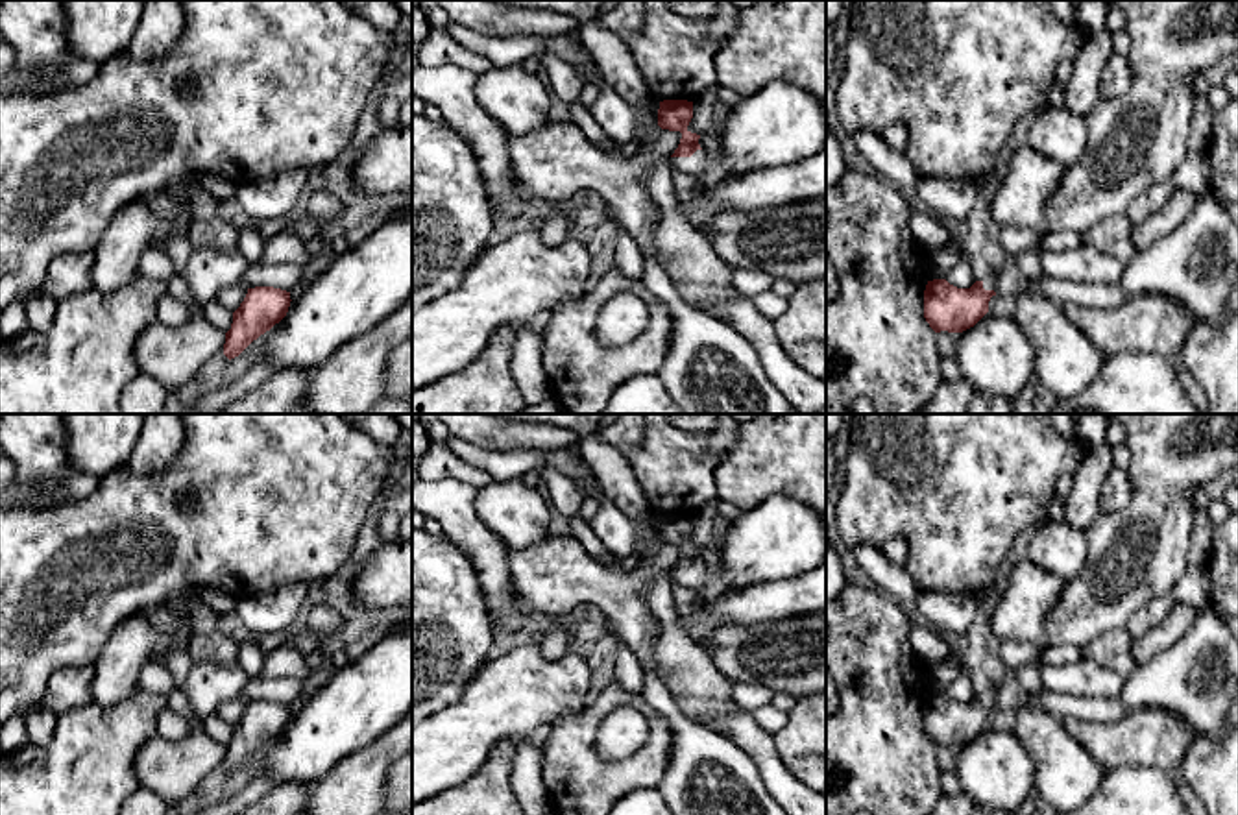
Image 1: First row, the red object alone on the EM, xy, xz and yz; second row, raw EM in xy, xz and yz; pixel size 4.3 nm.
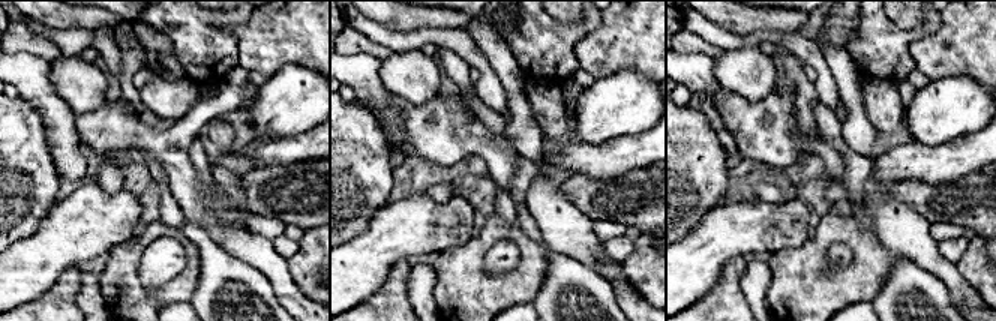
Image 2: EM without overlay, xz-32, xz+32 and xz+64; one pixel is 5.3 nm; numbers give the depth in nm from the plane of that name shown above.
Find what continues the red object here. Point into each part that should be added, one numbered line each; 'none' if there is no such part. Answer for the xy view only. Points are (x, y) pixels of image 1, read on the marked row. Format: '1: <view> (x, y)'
none

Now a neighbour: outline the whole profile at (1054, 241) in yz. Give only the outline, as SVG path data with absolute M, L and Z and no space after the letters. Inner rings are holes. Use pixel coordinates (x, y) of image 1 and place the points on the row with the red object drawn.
M1048 231L1040 238L1040 248L1044 251L1064 251L1064 249L1074 249L1077 246L1085 244L1083 233L1079 231Z

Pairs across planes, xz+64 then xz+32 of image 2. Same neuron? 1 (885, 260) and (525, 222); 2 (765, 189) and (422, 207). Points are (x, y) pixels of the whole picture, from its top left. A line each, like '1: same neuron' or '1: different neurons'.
1: different neurons
2: different neurons

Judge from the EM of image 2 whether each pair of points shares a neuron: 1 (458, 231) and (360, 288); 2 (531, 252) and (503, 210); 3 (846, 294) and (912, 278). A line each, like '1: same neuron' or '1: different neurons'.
1: same neuron
2: different neurons
3: different neurons

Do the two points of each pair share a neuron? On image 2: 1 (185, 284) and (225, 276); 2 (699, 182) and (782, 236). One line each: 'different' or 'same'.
1: different
2: different

